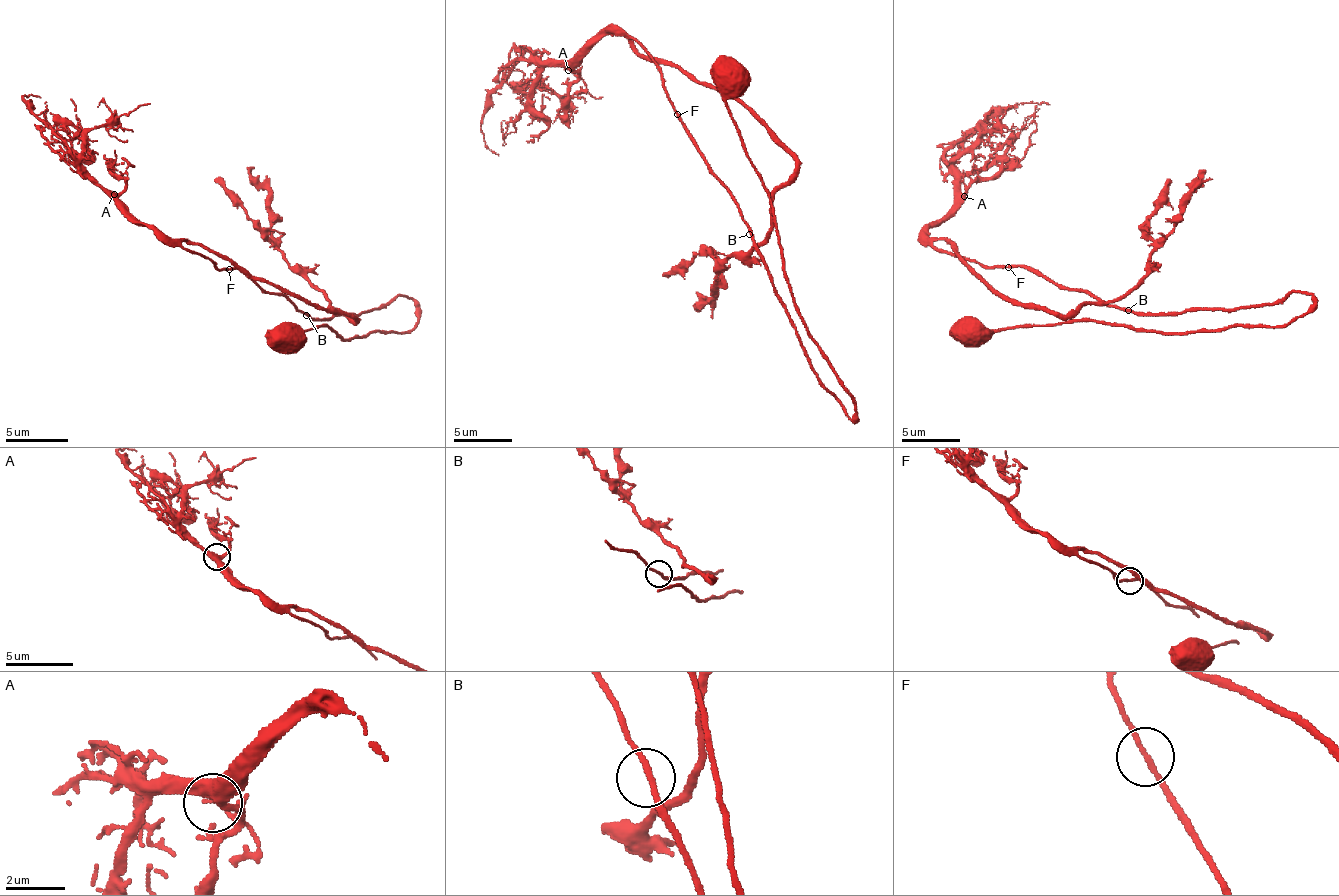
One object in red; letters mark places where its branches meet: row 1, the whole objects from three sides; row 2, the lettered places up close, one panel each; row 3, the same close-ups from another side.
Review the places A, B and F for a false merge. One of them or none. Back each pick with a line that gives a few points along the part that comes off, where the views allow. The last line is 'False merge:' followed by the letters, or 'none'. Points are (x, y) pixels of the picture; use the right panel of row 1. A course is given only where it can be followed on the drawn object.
False merge: none

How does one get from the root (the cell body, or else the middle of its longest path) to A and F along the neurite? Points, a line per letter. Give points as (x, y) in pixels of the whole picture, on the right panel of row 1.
A: (1125, 310), (1081, 289), (1057, 287), (1025, 266), (984, 266), (940, 251), (928, 240), (928, 228), (964, 196)
F: (1125, 310), (1110, 307), (1081, 289), (1057, 287), (1025, 266), (1008, 266)

